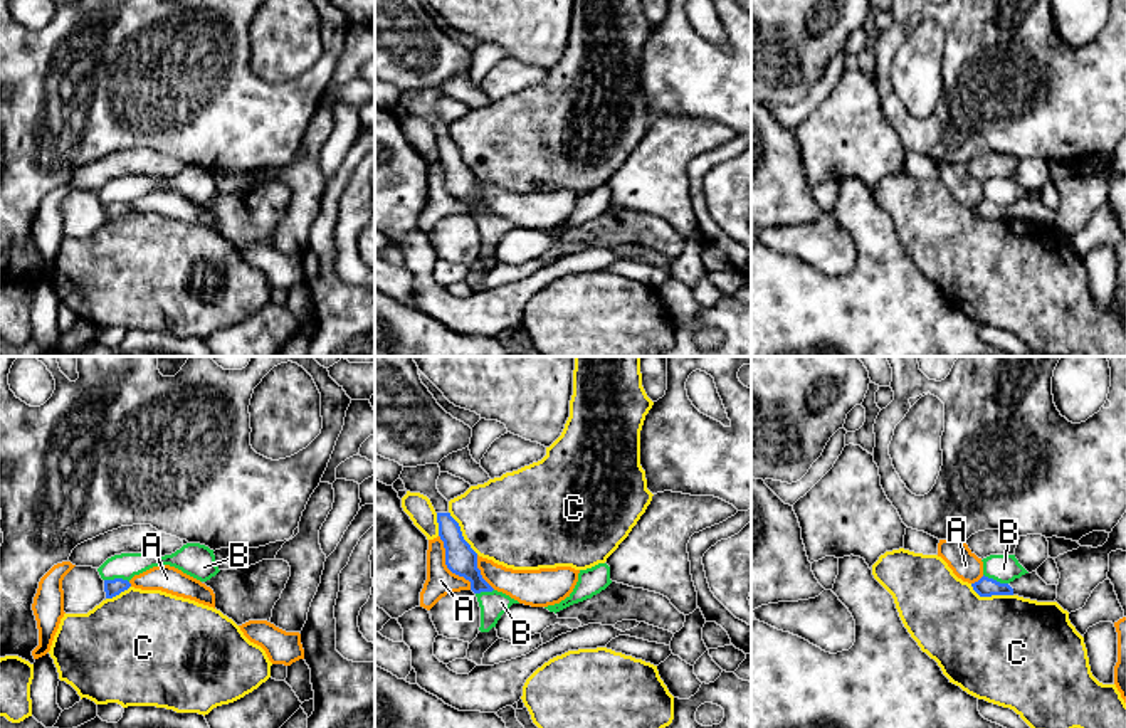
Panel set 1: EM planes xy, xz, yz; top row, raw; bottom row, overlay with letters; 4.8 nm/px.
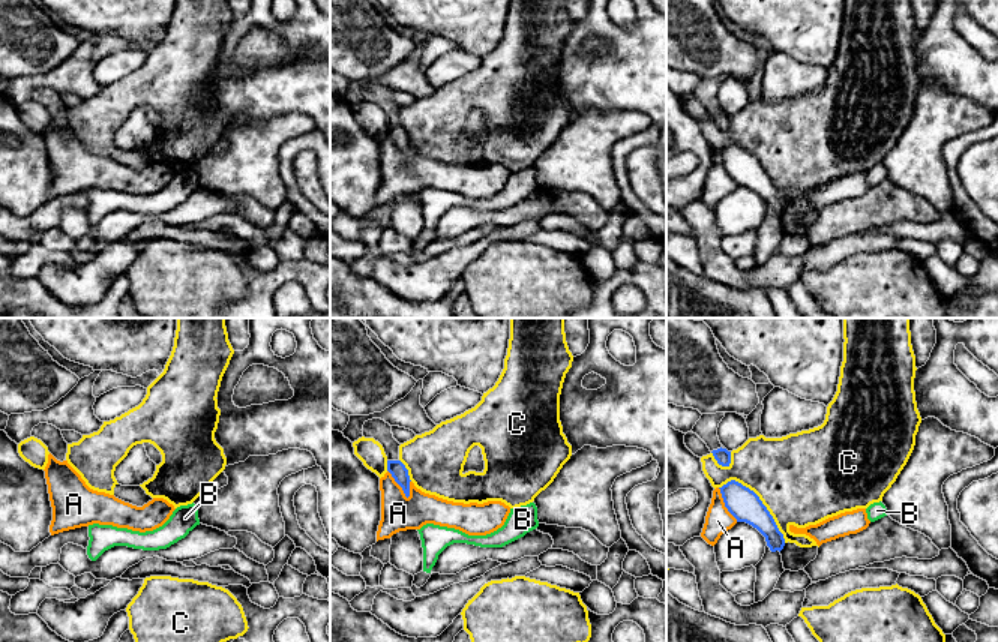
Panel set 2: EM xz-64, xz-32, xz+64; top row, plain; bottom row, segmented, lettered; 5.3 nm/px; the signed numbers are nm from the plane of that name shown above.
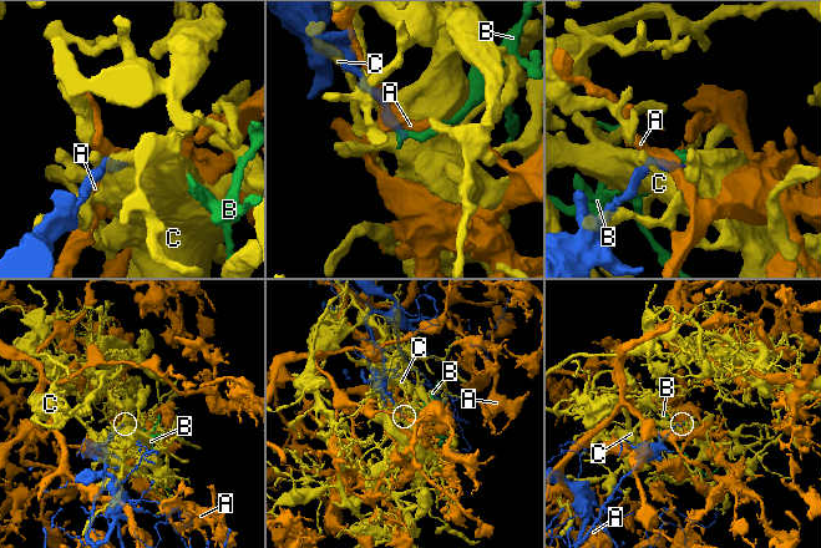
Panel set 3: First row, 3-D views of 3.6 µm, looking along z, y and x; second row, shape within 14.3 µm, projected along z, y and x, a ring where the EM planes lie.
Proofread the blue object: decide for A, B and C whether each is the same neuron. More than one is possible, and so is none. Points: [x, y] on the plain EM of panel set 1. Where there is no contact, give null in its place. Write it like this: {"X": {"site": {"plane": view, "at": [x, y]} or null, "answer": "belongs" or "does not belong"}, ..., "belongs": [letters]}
{"A": {"site": {"plane": "xz", "at": [446, 187]}, "answer": "does not belong"}, "B": {"site": {"plane": "xy", "at": [116, 202]}, "answer": "does not belong"}, "C": {"site": {"plane": "yz", "at": [990, 219]}, "answer": "does not belong"}, "belongs": []}

